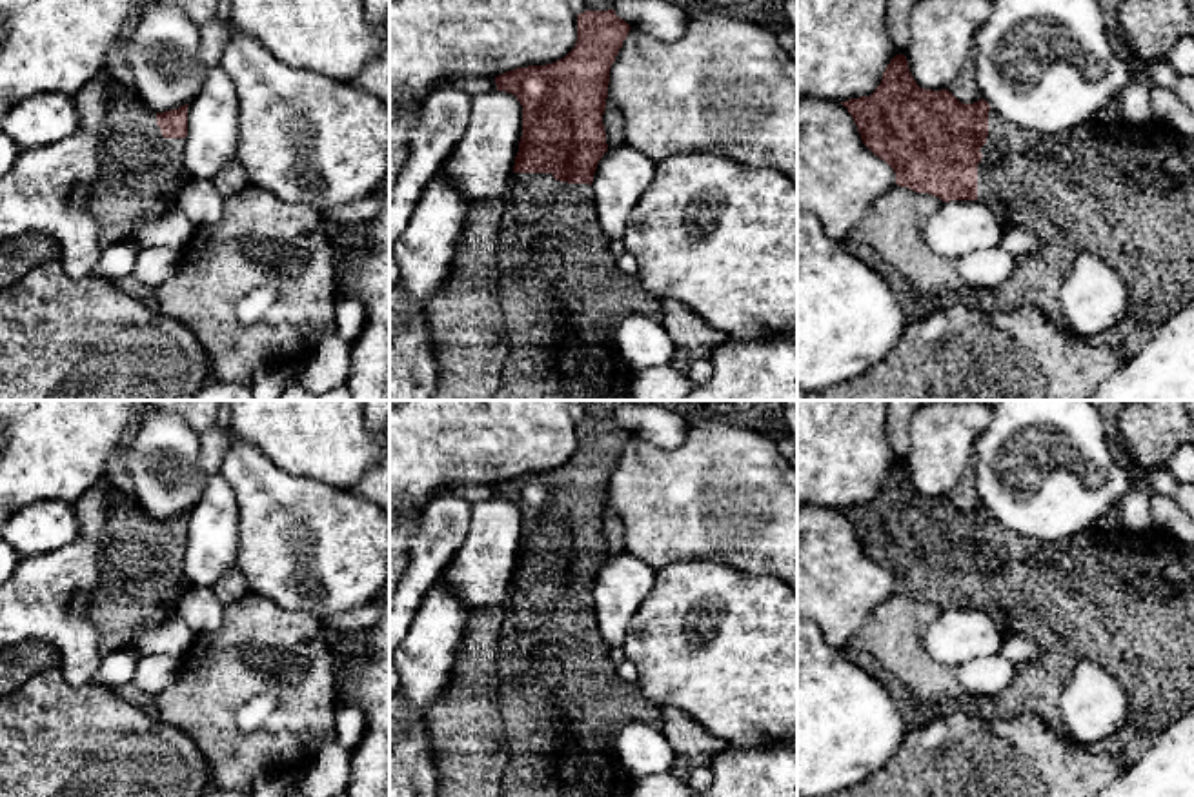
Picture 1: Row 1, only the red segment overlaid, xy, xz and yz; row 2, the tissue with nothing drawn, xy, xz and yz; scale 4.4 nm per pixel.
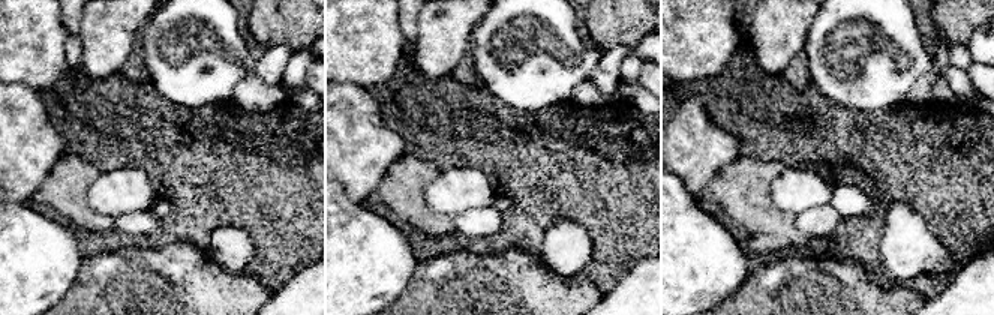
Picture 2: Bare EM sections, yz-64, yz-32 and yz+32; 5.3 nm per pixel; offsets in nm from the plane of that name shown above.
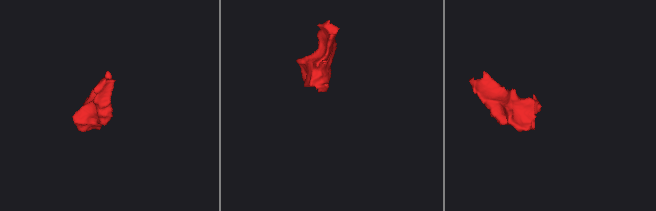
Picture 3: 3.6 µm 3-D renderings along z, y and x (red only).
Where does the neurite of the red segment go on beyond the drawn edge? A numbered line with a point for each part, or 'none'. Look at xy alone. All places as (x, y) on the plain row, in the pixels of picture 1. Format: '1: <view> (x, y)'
1: xy (142, 581)

